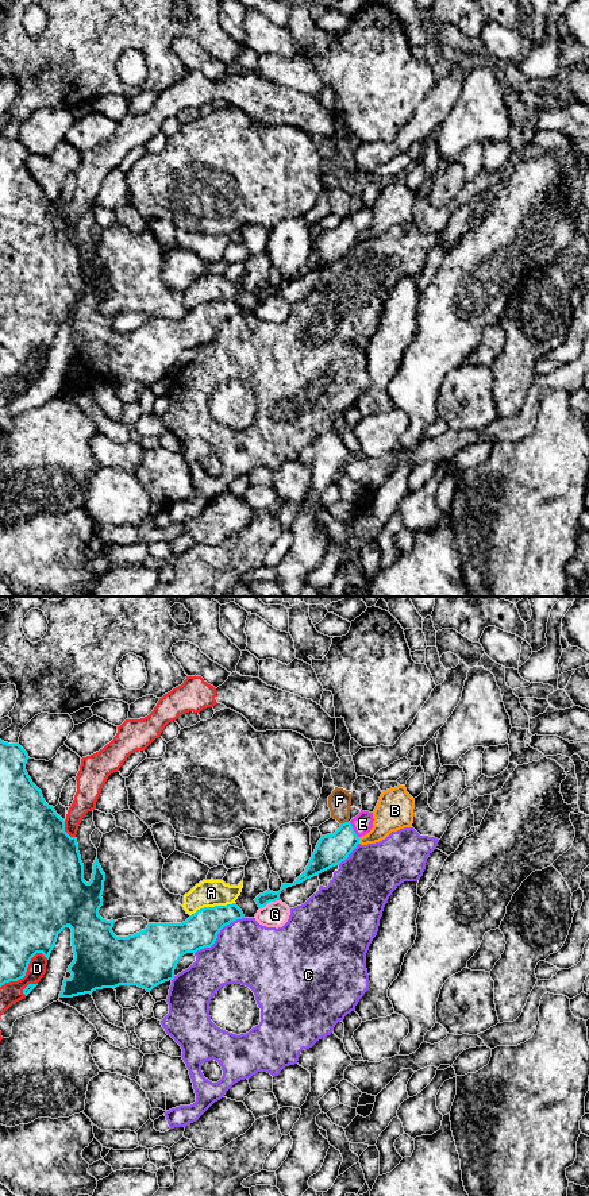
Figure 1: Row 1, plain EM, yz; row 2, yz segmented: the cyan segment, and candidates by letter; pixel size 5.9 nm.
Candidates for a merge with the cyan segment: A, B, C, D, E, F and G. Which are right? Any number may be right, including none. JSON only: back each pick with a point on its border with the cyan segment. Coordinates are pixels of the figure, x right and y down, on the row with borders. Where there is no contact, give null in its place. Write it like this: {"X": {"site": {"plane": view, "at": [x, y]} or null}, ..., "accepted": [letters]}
{"E": {"site": {"plane": "yz", "at": [353, 830]}}, "accepted": ["E"]}

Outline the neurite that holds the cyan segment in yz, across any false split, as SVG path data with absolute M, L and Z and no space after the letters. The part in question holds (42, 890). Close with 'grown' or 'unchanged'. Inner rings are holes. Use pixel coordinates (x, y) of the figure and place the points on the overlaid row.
M0 740L0 987L23 979L36 953L49 960L58 934L69 926L74 960L68 968L72 976L65 977L59 998L92 995L96 989L115 989L119 985L138 985L150 992L154 987L174 979L174 969L184 954L211 948L224 926L245 918L236 903L204 907L182 923L149 923L134 935L116 937L112 931L116 921L107 921L99 915L105 873L96 857L91 881L84 880L77 838L65 832L65 821L45 802L42 791L32 783L26 771L28 759L19 744Z; unchanged

